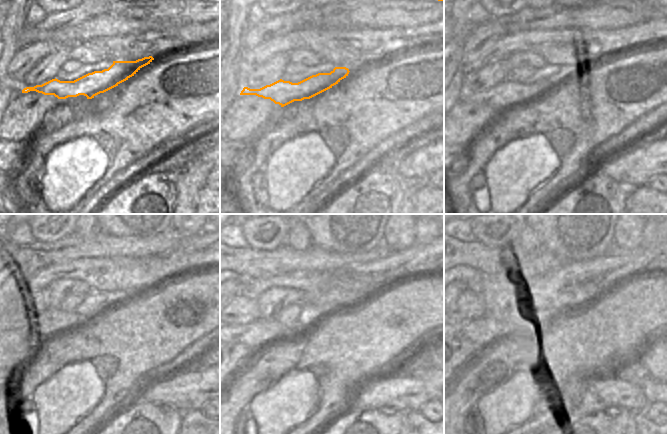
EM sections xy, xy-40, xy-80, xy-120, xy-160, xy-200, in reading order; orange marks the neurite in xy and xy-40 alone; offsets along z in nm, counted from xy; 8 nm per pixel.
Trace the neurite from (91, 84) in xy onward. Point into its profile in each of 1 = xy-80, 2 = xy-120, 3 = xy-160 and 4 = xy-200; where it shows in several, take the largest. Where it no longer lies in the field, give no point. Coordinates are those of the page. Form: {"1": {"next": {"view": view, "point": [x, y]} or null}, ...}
{"1": {"next": {"view": "xy-80", "point": [506, 94]}}, "2": {"next": {"view": "xy-120", "point": [52, 322]}}, "3": {"next": {"view": "xy-160", "point": [262, 331]}}, "4": {"next": {"view": "xy-200", "point": [482, 332]}}}

